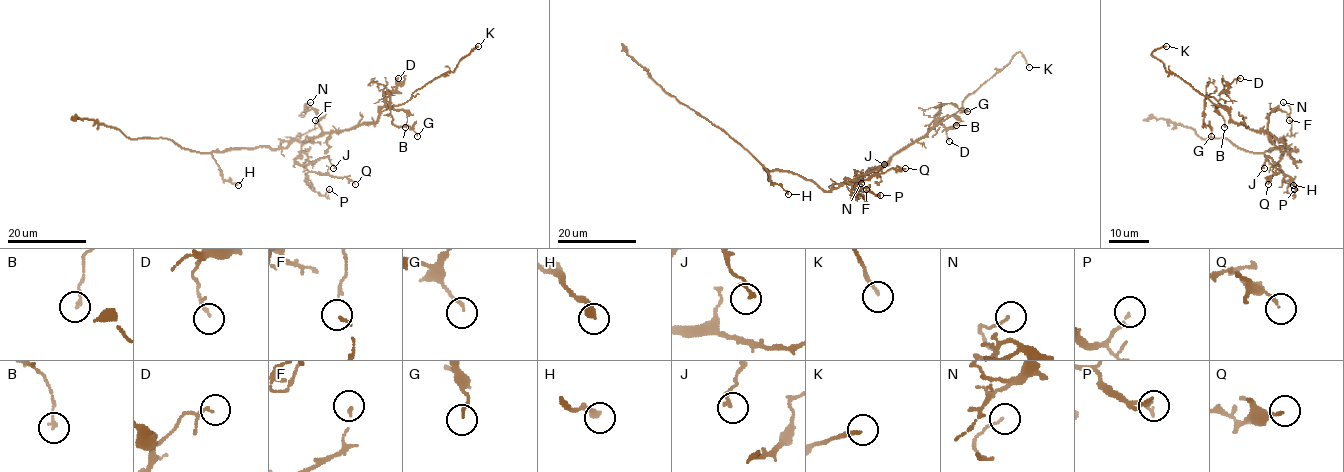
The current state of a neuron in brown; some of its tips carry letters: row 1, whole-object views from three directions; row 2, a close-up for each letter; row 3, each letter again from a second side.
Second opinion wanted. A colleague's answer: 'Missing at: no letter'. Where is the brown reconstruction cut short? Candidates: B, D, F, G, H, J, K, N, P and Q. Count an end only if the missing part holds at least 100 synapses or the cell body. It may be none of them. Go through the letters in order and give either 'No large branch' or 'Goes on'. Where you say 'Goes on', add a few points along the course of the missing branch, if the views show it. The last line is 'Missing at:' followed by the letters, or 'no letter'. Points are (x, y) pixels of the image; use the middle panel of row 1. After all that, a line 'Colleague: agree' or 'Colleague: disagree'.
B: No large branch
D: No large branch
F: No large branch
G: No large branch
H: No large branch
J: No large branch
K: Goes on. Course of what is missing: (1029, 67), (1047, 83), (1050, 97), (1046, 98)
N: No large branch
P: No large branch
Q: No large branch
Missing at: K
Colleague: disagree

